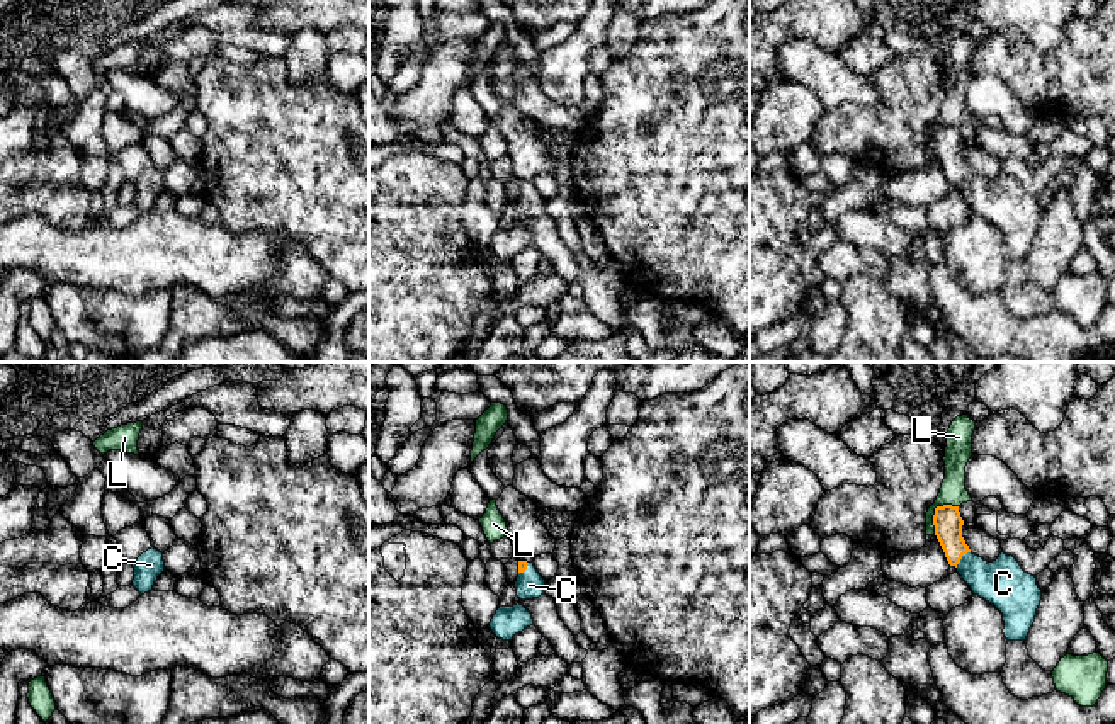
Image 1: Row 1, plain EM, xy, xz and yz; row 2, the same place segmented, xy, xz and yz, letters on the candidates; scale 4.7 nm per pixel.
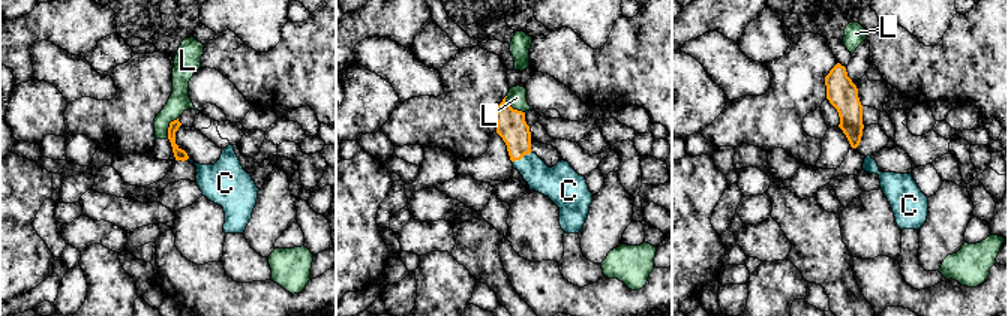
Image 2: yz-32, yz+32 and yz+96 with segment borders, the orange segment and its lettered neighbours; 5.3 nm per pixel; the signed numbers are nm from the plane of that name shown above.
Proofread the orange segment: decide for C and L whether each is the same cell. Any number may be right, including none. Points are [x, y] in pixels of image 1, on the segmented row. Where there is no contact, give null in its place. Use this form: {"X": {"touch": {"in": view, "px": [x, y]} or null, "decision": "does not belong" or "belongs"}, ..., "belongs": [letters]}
{"C": {"touch": {"in": "yz", "px": [961, 558]}, "decision": "belongs"}, "L": {"touch": {"in": "yz", "px": [935, 510]}, "decision": "does not belong"}, "belongs": ["C"]}

